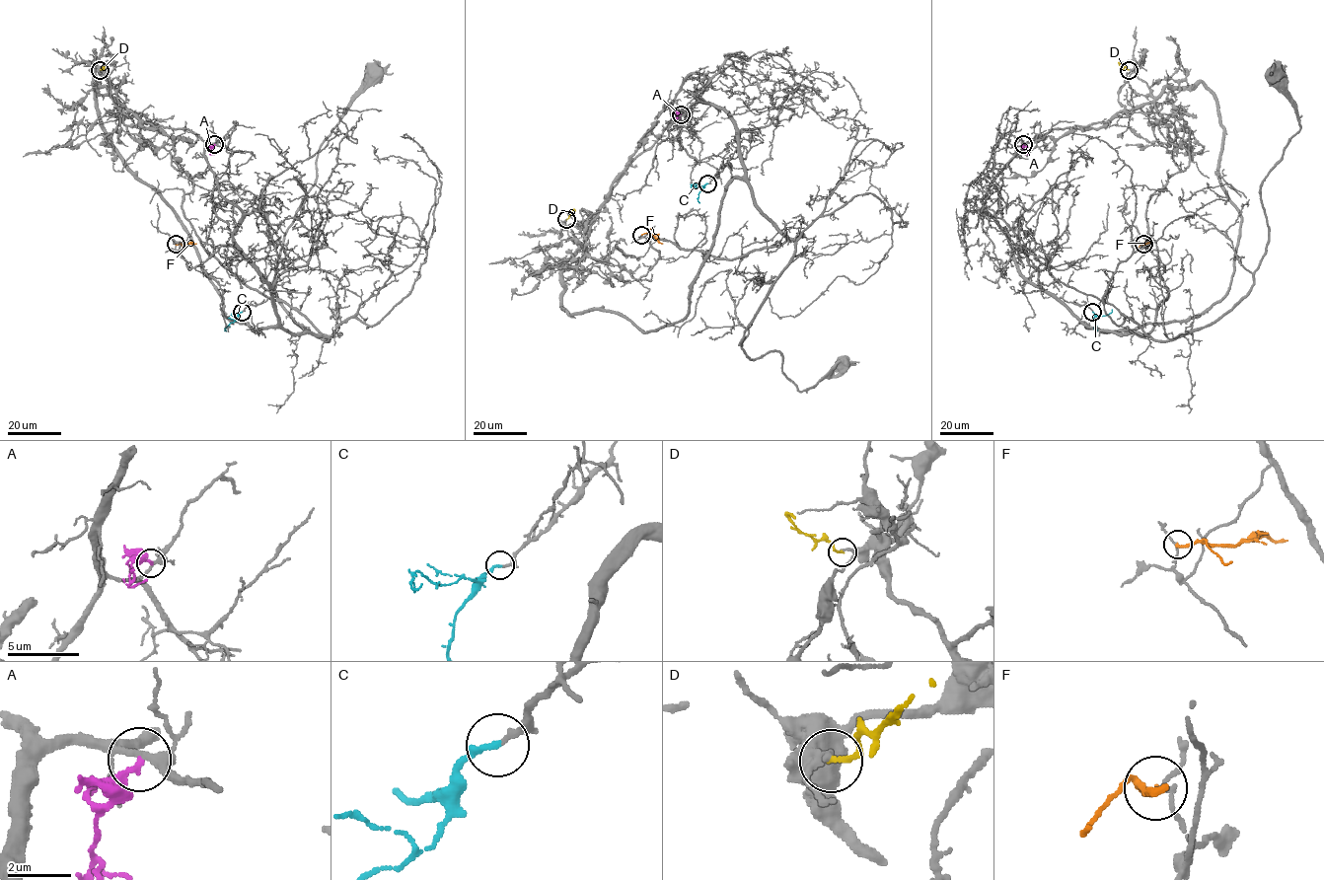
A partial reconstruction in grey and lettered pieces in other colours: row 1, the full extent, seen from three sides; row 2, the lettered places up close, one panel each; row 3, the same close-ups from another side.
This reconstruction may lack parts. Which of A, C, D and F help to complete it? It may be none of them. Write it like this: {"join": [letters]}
{"join": ["C"]}

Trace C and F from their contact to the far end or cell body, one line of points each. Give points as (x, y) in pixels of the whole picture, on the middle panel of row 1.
C: (707, 183), (693, 186)
F: (642, 234), (651, 234), (663, 243)

